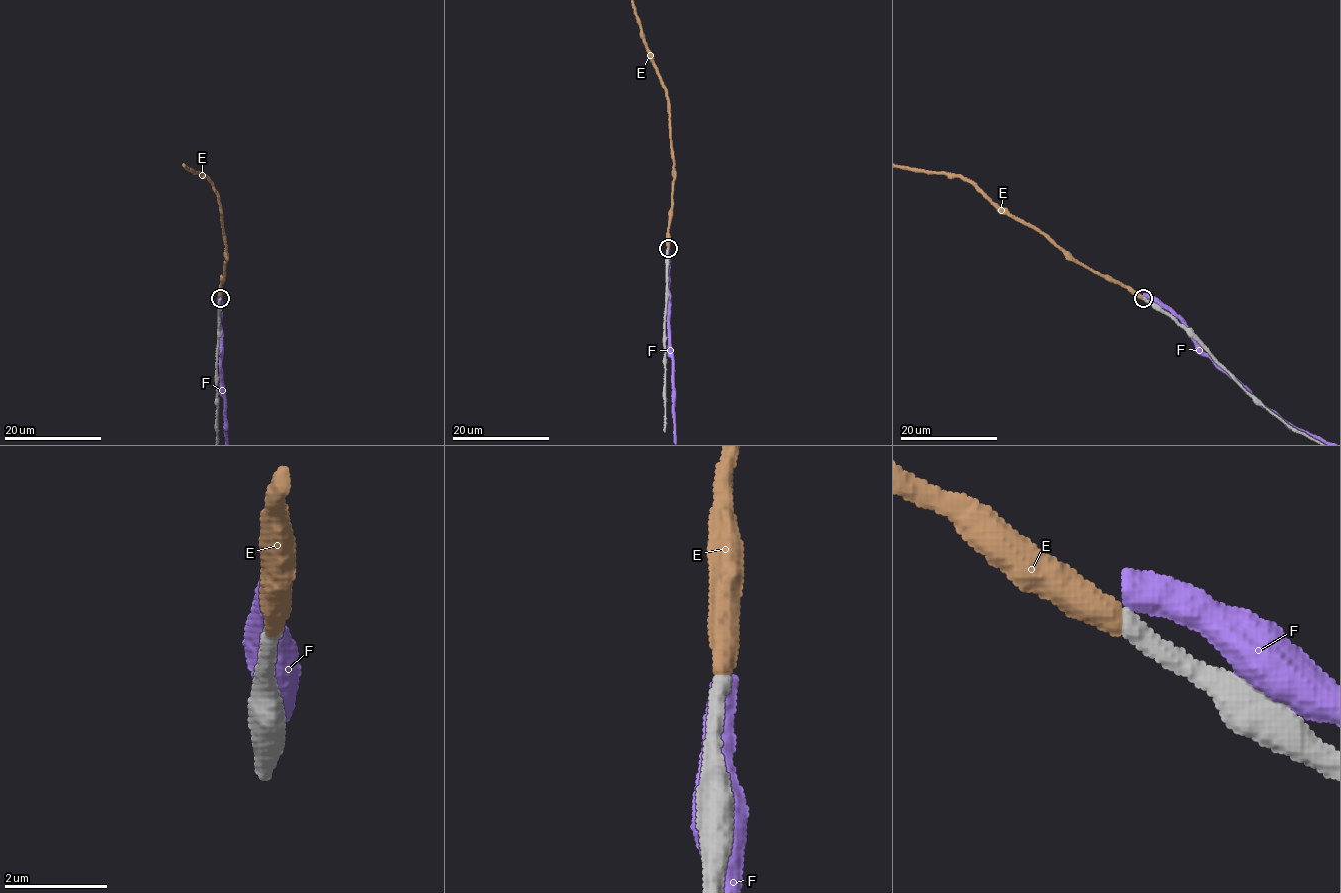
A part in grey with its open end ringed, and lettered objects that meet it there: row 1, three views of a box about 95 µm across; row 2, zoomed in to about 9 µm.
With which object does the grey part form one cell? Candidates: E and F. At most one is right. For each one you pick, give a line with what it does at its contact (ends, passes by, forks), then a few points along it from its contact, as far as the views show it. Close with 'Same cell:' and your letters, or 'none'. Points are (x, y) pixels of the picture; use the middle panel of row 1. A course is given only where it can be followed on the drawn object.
E: it ends
Same cell: E

